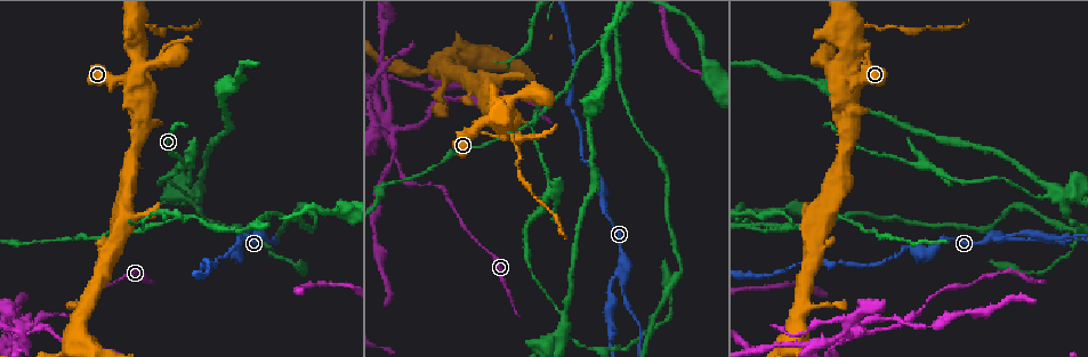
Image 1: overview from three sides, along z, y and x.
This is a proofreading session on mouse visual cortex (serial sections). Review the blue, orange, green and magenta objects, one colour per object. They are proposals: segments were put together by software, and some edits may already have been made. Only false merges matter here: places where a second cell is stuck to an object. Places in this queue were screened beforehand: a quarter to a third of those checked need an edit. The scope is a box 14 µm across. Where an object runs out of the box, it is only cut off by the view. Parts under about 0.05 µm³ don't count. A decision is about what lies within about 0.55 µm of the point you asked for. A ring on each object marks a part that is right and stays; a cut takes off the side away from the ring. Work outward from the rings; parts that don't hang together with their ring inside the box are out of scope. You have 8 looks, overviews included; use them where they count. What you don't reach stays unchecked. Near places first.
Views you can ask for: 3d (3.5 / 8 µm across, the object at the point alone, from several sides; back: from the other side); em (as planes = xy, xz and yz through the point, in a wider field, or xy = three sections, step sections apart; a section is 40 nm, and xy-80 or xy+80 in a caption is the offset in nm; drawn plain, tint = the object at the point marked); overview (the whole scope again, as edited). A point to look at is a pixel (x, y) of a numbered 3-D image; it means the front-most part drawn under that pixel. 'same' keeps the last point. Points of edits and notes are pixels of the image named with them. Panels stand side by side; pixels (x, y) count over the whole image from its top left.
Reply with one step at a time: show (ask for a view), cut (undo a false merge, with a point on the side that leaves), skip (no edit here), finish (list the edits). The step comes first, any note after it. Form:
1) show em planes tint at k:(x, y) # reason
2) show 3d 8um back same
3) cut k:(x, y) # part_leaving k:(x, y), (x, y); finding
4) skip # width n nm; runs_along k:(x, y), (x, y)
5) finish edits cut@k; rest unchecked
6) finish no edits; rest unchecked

show 3d 8um at 1:(623, 270) # side arm on a straight run

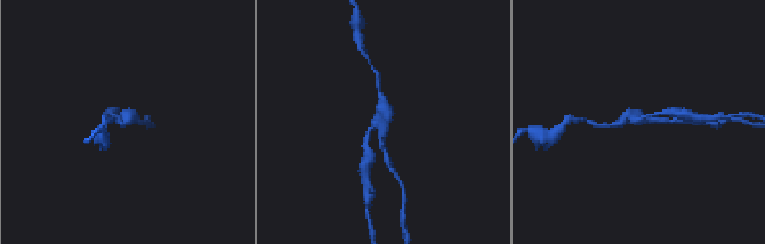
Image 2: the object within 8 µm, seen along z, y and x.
show em xy step 5 tint at 2:(386, 120) # arms 3; arm_widths 150, 150, 200 nm

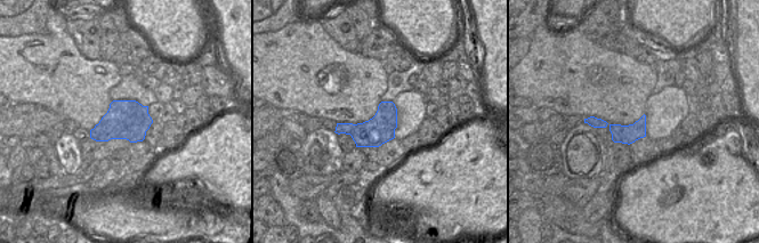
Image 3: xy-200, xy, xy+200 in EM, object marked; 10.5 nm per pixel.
cut 2:(367, 151) # part_leaving 2:(377, 120), (368, 130), (367, 162); two cells meet here

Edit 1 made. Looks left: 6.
show overview

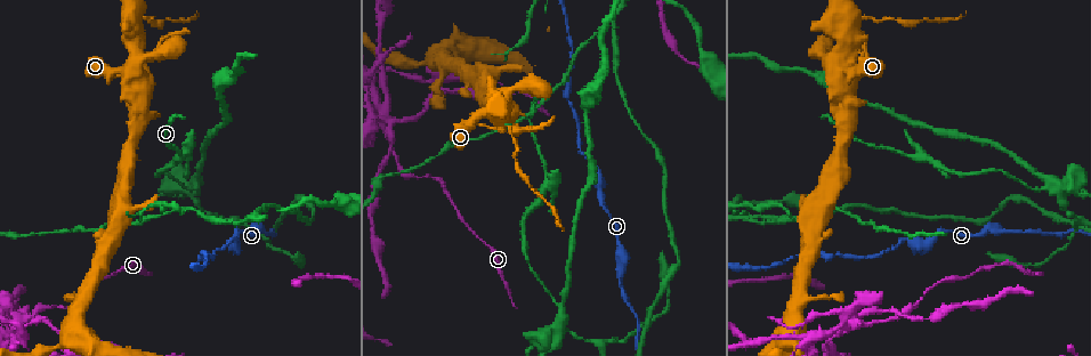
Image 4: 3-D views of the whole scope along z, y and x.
show 3d 3.5um at 4:(917, 156) # branch point

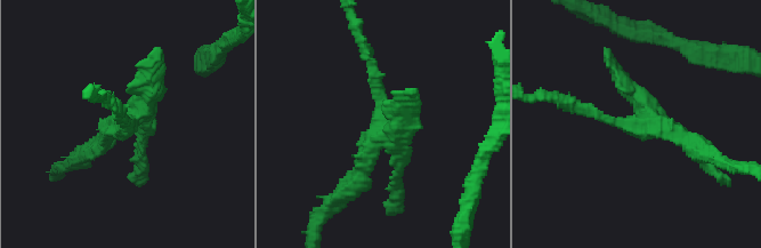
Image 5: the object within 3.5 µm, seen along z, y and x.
show em xy step 5 tint at 5:(384, 130)

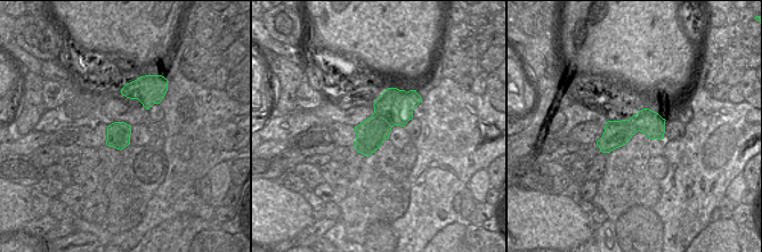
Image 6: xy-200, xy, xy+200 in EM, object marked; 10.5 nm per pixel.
show em xy step 2 tint same

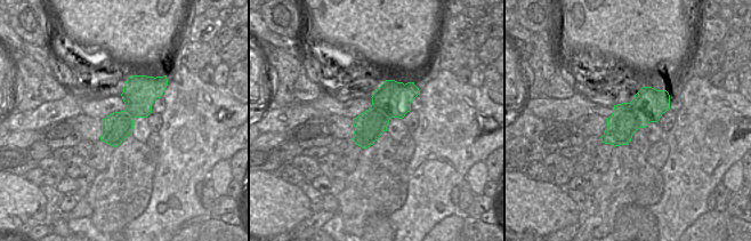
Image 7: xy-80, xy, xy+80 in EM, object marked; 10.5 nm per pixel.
cut 5:(138, 81) # width 360 nm; border 7:(630, 102), (649, 120), (655, 121); two cells meet here

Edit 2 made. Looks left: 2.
finish edits cut@2, cut@5; rest unchecked

